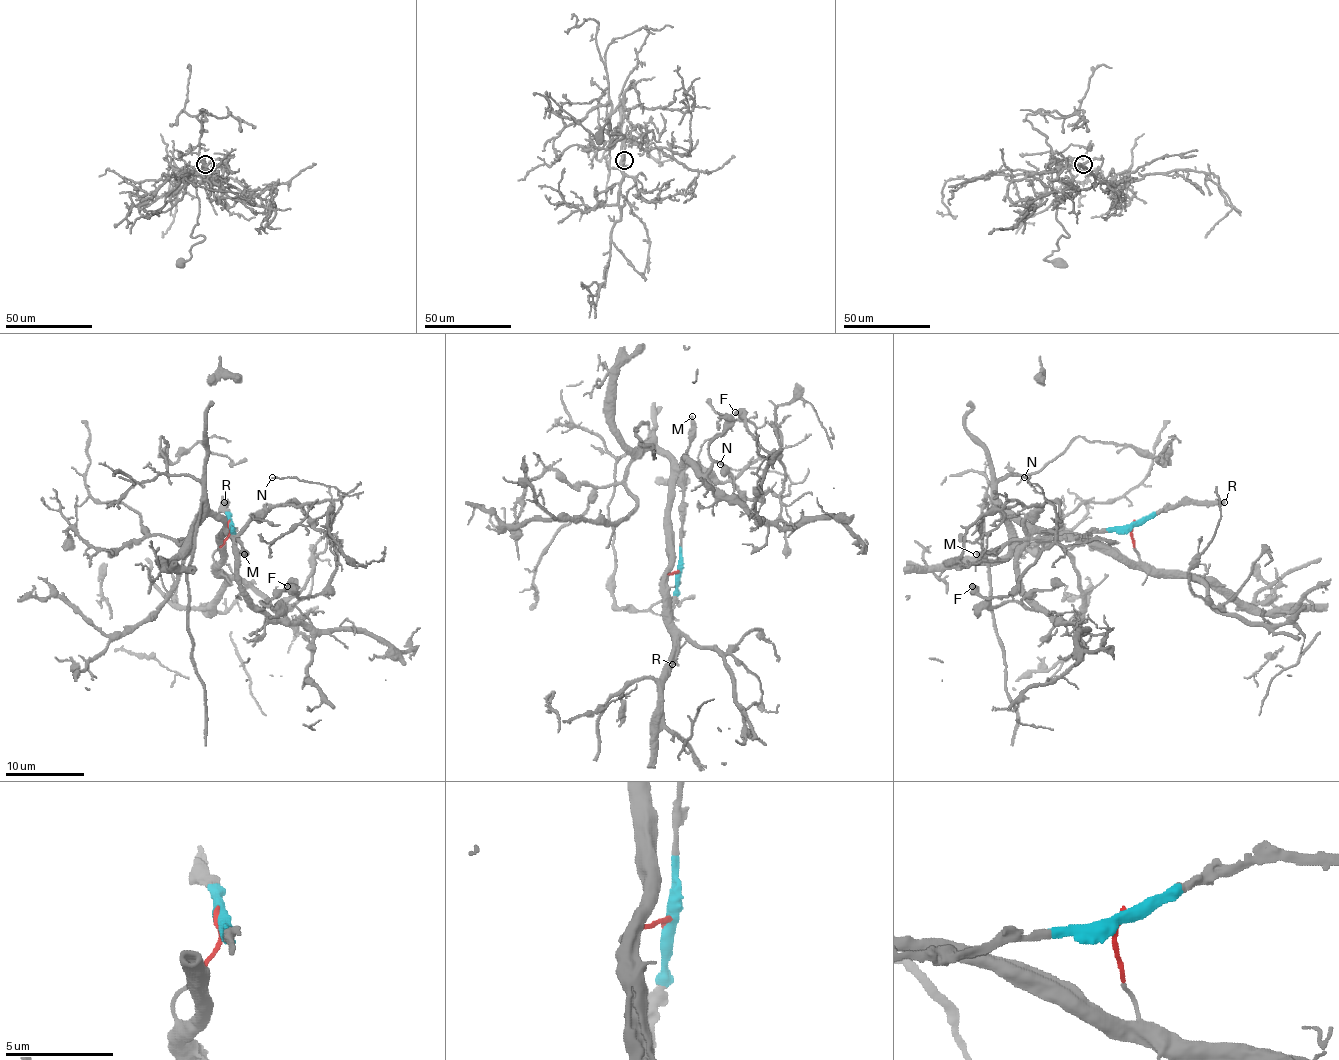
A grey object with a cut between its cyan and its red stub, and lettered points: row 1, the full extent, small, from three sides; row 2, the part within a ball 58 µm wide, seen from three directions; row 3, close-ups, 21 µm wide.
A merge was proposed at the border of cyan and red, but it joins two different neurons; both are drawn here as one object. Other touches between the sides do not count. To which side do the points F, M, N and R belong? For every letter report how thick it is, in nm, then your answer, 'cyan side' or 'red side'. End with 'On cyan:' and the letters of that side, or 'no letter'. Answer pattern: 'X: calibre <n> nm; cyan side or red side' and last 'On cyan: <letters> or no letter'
F: calibre 650 nm; red side
M: calibre 300 nm; cyan side
N: calibre 110 nm; red side
R: calibre 320 nm; cyan side
On cyan: M, R

